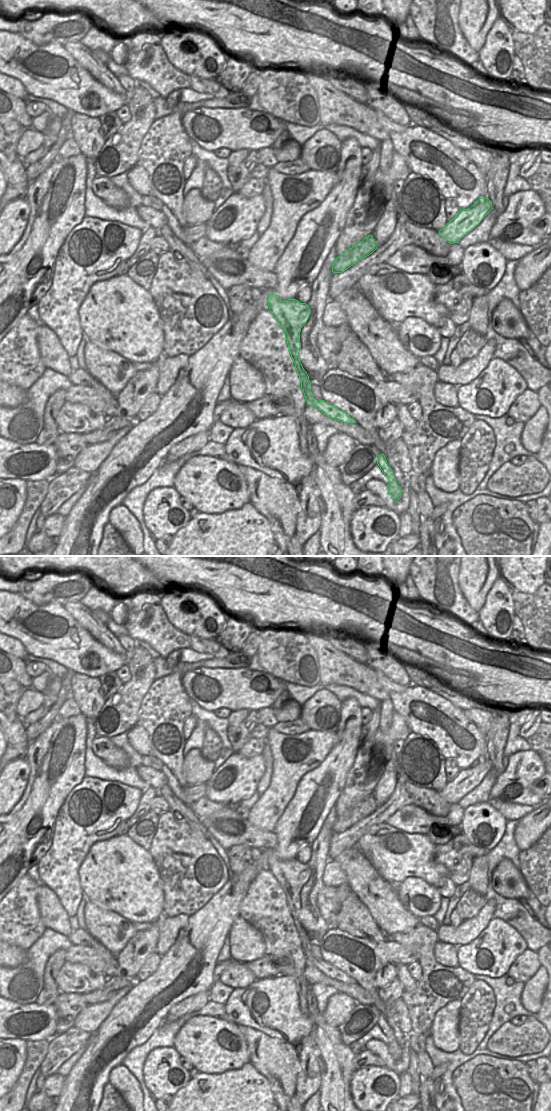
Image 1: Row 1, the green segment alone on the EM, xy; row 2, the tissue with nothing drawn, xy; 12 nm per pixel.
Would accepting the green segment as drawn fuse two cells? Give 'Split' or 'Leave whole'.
Split

